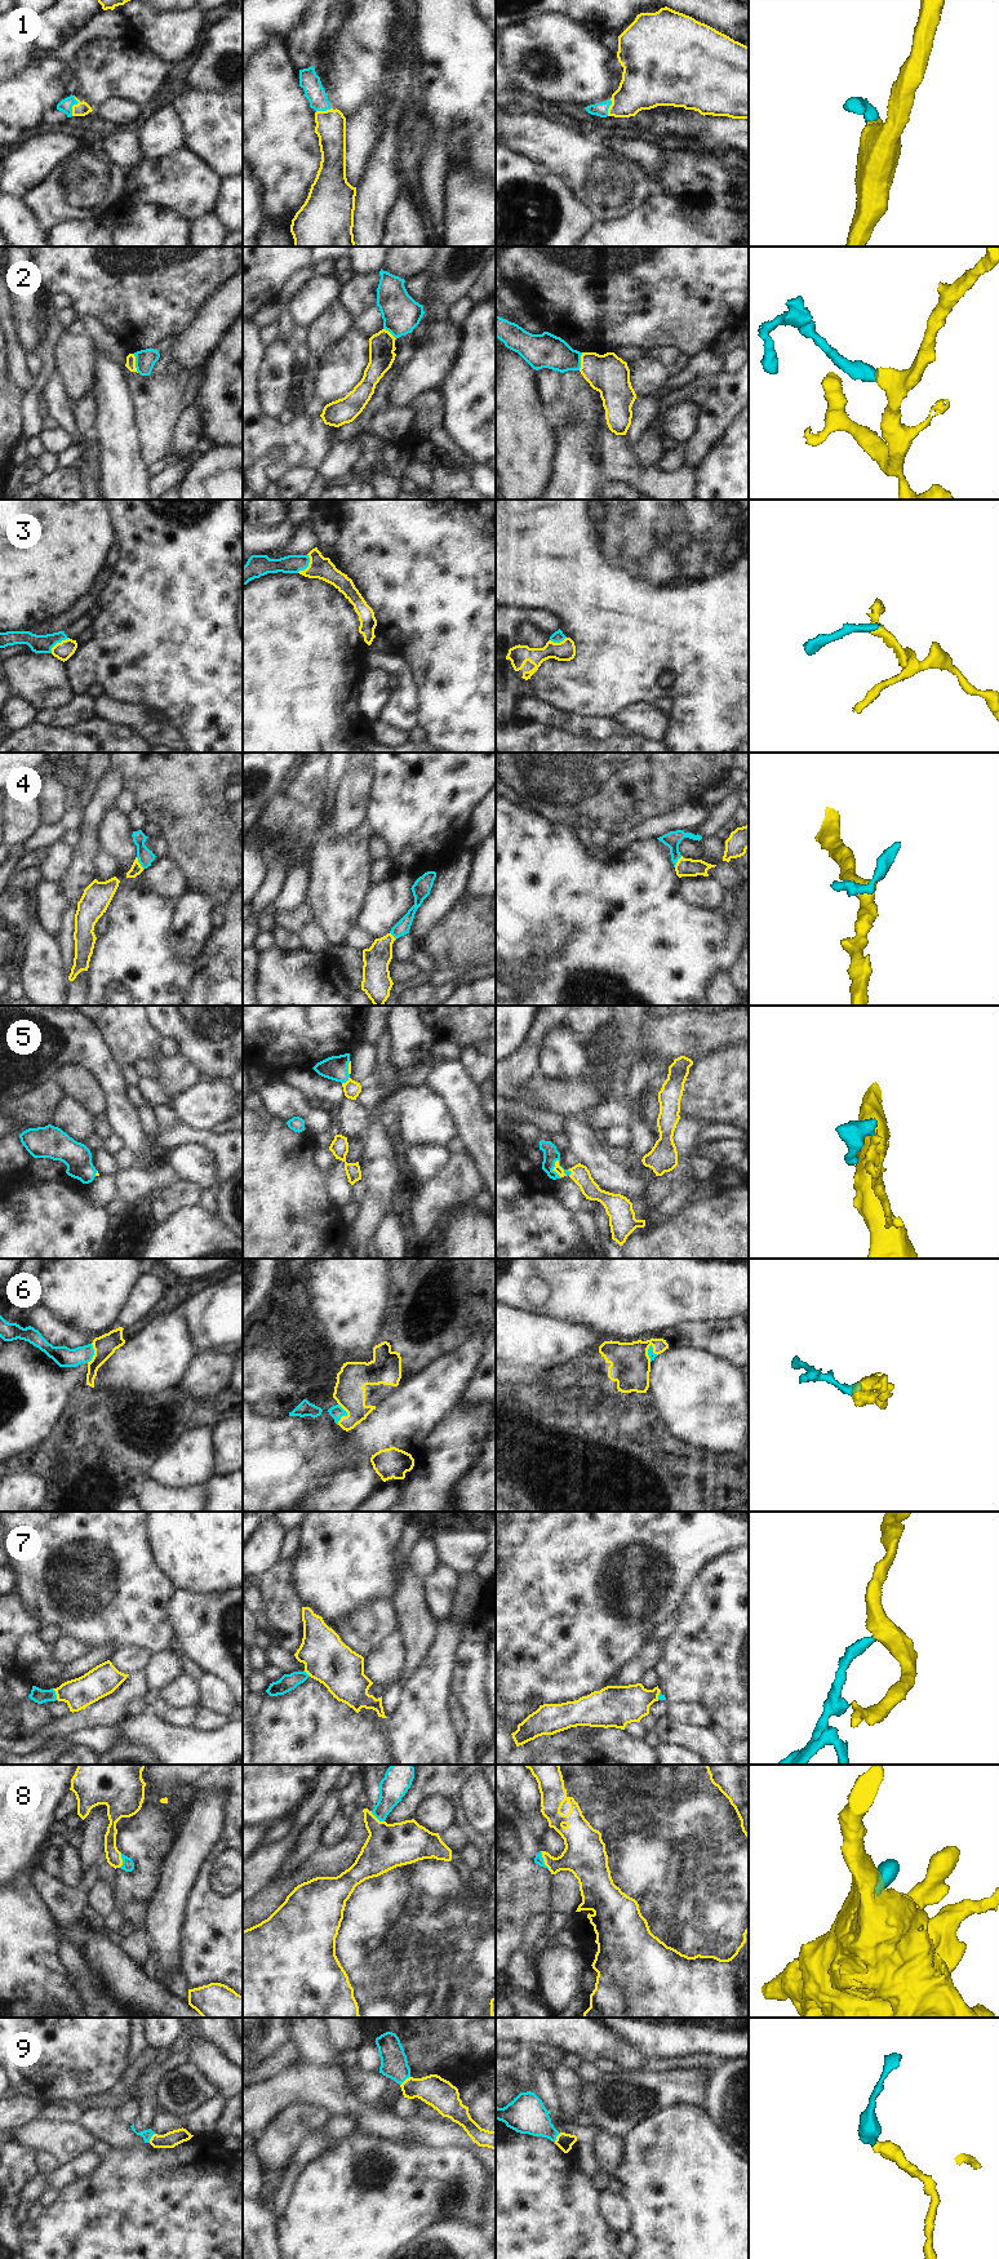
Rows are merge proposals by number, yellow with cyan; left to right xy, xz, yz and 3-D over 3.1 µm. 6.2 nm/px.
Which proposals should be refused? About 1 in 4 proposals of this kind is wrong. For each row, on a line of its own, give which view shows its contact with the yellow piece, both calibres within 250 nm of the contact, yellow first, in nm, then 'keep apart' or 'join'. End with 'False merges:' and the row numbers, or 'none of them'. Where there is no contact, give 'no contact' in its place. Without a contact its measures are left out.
1: xy | 90/80 nm | join
2: xy | 60/130 nm | keep apart
3: xz | 140/110 nm | join
4: xy | 70/100 nm | join
5: yz | 50/100 nm | join
6: xz | 190/80 nm | join
7: xy | 190/90 nm | join
8: yz | 240/60 nm | join
9: xz | 190/170 nm | join
False merges: 2

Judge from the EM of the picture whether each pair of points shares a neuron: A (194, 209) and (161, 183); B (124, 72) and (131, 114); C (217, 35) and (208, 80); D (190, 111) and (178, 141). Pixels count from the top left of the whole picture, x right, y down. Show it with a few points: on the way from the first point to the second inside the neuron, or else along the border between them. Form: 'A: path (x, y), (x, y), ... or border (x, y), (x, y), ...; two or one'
A: path (186, 202), (169, 185); one
B: border (100, 105), (110, 100), (124, 100), (141, 107); two
C: path (217, 47), (217, 54), (211, 69); one
D: border (169, 106), (180, 119), (186, 147); two

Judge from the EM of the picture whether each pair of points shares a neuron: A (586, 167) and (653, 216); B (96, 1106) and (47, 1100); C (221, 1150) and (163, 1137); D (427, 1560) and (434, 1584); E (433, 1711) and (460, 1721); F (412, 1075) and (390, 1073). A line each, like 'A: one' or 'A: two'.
A: two
B: two
C: one
D: two
E: two
F: one

